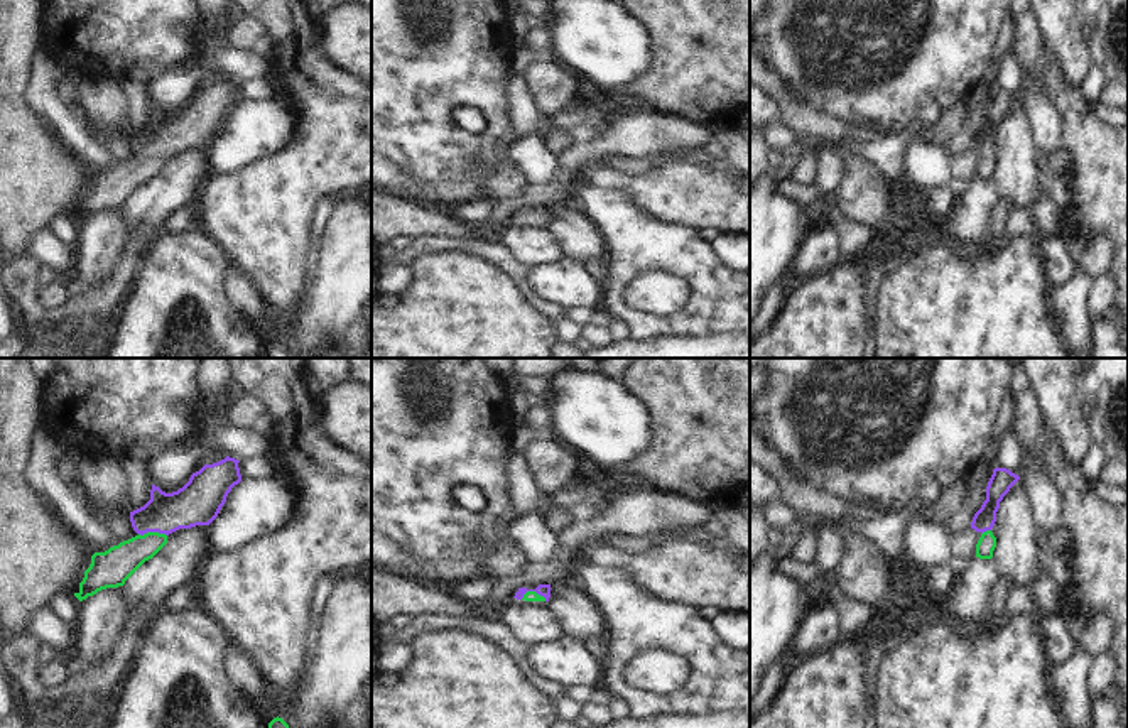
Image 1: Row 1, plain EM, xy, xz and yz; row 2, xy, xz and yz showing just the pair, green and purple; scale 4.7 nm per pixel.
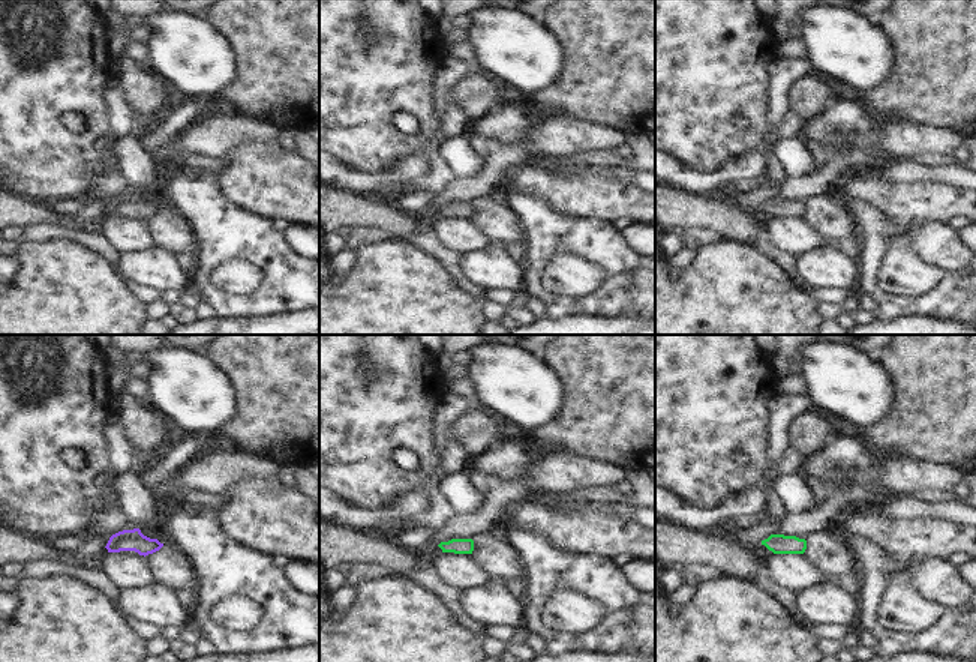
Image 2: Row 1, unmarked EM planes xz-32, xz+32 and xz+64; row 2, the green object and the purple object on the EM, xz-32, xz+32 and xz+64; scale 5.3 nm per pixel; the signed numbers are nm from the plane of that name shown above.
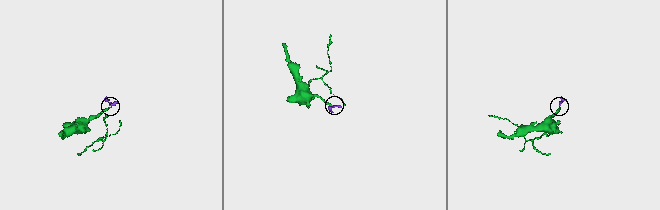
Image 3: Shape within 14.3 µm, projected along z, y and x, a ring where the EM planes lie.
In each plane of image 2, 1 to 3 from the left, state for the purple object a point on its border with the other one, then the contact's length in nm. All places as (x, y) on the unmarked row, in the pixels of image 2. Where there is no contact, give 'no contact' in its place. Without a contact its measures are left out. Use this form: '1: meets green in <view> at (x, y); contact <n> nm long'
1: no contact
2: no contact
3: no contact

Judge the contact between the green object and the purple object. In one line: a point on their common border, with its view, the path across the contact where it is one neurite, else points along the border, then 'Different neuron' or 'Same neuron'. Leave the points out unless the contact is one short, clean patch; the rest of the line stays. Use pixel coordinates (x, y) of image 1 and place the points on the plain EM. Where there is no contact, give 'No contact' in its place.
Touches green at xy (152, 154). Path across: xy (113, 188), (152, 154), (174, 132), (196, 125). Same neuron

